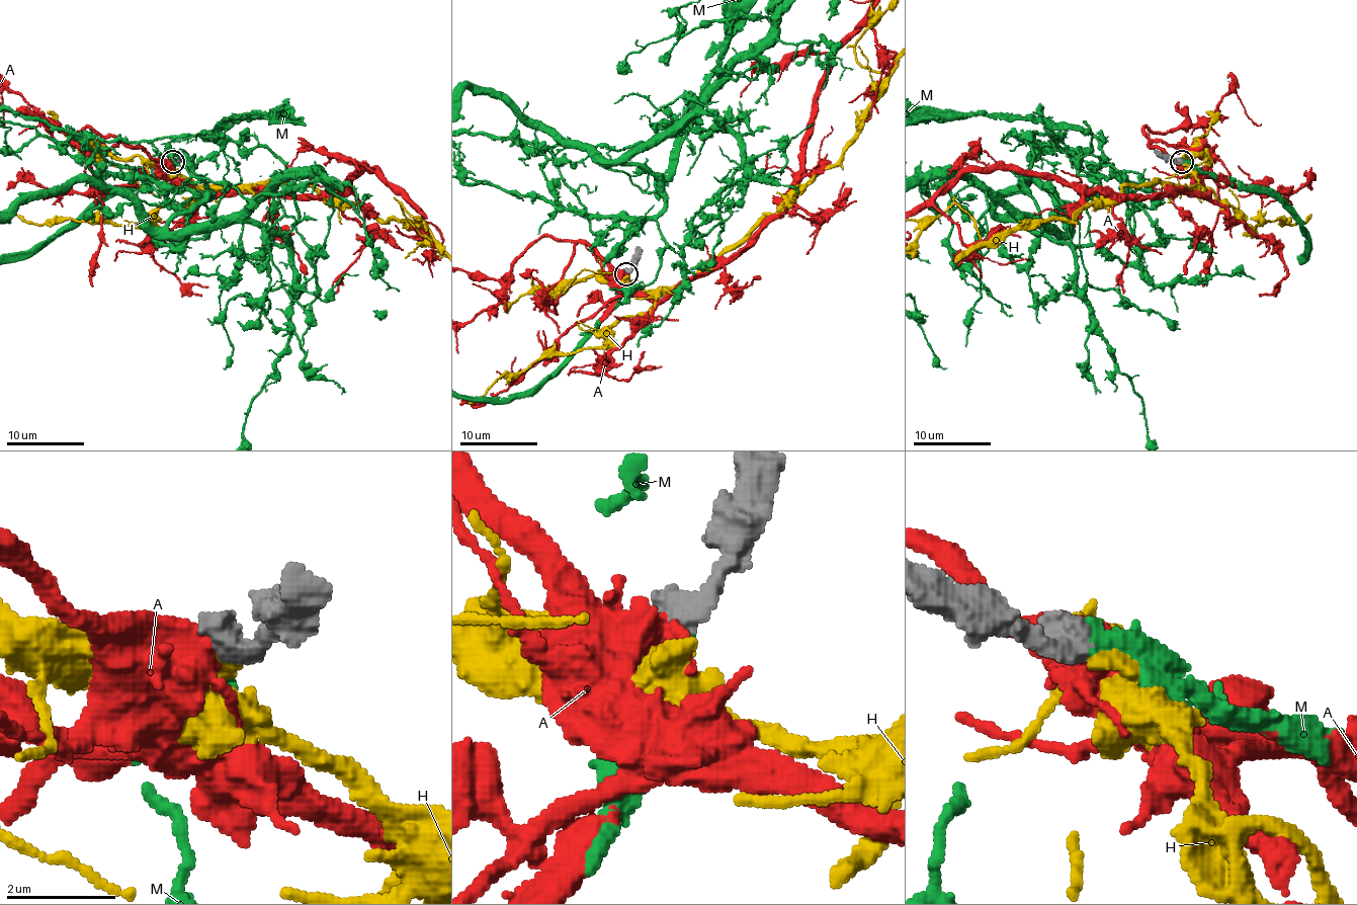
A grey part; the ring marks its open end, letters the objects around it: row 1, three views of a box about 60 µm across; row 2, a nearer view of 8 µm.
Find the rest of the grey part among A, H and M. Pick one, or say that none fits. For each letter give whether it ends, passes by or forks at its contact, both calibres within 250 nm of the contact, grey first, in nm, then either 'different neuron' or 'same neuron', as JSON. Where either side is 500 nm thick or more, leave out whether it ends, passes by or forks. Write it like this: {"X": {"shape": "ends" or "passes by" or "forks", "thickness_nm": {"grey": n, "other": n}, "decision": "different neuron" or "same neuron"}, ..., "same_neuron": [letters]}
{"A": {"thickness_nm": {"grey": 600, "other": 480}, "decision": "different neuron"}, "H": {"thickness_nm": {"grey": 600, "other": 400}, "decision": "different neuron"}, "M": {"thickness_nm": {"grey": 600, "other": 440}, "decision": "same neuron"}, "same_neuron": ["M"]}

